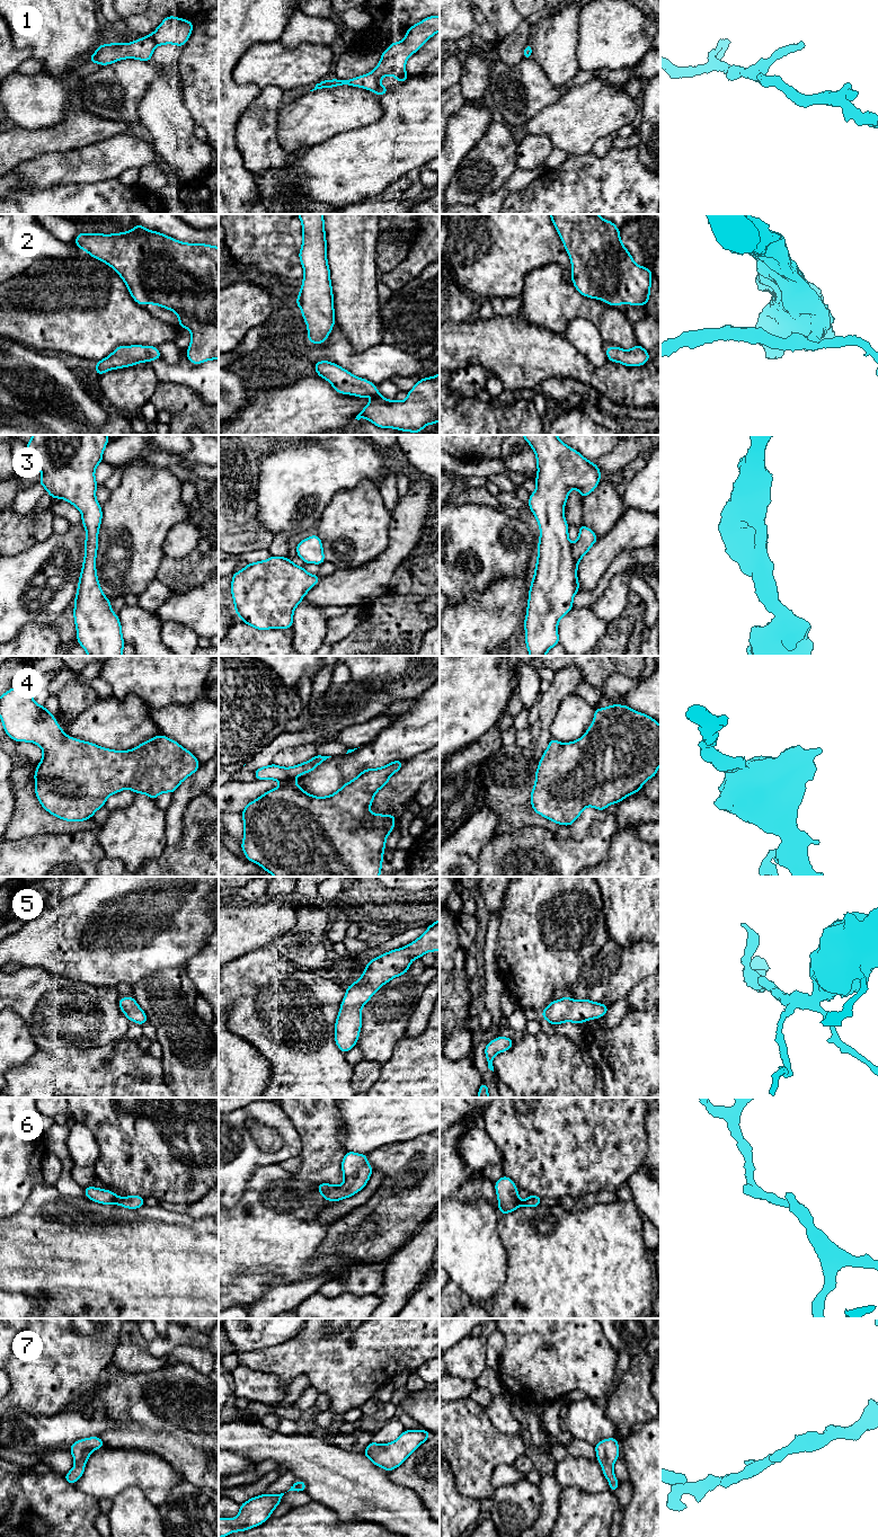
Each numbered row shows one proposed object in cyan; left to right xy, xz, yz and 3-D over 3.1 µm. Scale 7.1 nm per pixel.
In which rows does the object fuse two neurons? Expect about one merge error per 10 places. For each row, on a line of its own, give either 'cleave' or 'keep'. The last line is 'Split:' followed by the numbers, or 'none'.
1: keep
2: keep
3: keep
4: keep
5: keep
6: keep
7: keep
Split: none

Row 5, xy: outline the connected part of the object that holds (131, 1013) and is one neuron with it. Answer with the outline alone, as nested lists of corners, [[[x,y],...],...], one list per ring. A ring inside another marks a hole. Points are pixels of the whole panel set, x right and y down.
[[[133,996],[119,998],[118,1005],[130,1021],[143,1025],[148,1021],[144,1011],[136,1004]]]

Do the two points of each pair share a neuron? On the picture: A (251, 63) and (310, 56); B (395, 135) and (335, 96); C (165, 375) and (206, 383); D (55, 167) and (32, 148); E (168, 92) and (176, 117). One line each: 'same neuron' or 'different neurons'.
A: same neuron
B: different neurons
C: same neuron
D: different neurons
E: same neuron

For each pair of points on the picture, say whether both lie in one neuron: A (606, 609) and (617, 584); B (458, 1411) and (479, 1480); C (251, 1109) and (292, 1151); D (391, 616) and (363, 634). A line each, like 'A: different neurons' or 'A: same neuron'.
A: same neuron
B: same neuron
C: same neuron
D: same neuron

